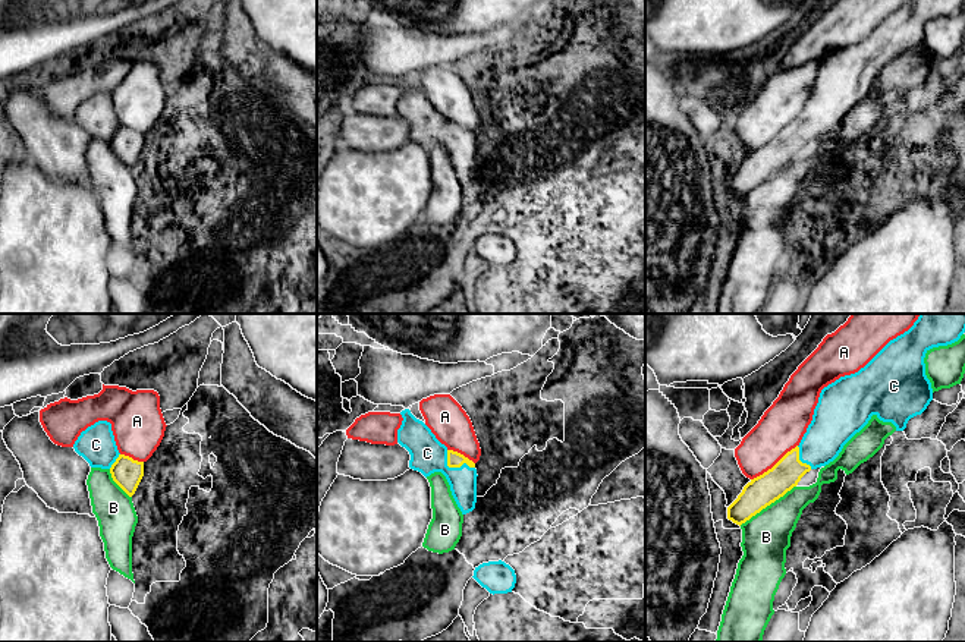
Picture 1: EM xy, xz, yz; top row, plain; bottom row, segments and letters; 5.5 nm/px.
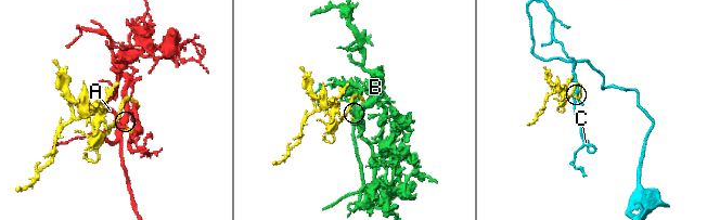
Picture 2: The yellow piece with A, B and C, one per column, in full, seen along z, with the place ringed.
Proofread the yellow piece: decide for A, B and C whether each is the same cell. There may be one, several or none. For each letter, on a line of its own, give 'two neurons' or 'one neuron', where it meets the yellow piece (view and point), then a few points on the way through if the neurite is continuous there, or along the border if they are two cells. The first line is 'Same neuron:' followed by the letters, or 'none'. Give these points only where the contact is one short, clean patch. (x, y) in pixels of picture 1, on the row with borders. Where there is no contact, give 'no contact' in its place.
Same neuron: C
A: two neurons; meets yellow in yz at (775, 465)
B: two neurons; meets yellow in yz at (767, 504)
C: one neuron; meets yellow in xz at (453, 466)

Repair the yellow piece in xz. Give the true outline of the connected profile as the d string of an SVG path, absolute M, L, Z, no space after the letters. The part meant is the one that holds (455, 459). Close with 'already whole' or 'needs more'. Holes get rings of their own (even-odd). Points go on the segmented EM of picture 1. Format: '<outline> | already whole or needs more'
M409 409L402 410L400 415L403 421L397 429L397 443L411 454L409 468L425 478L441 472L462 514L472 512L477 503L475 463L441 444Z | needs more

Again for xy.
M98 421L81 432L73 444L91 468L109 469L113 481L132 497L144 476L144 462L120 454L111 424Z | needs more

